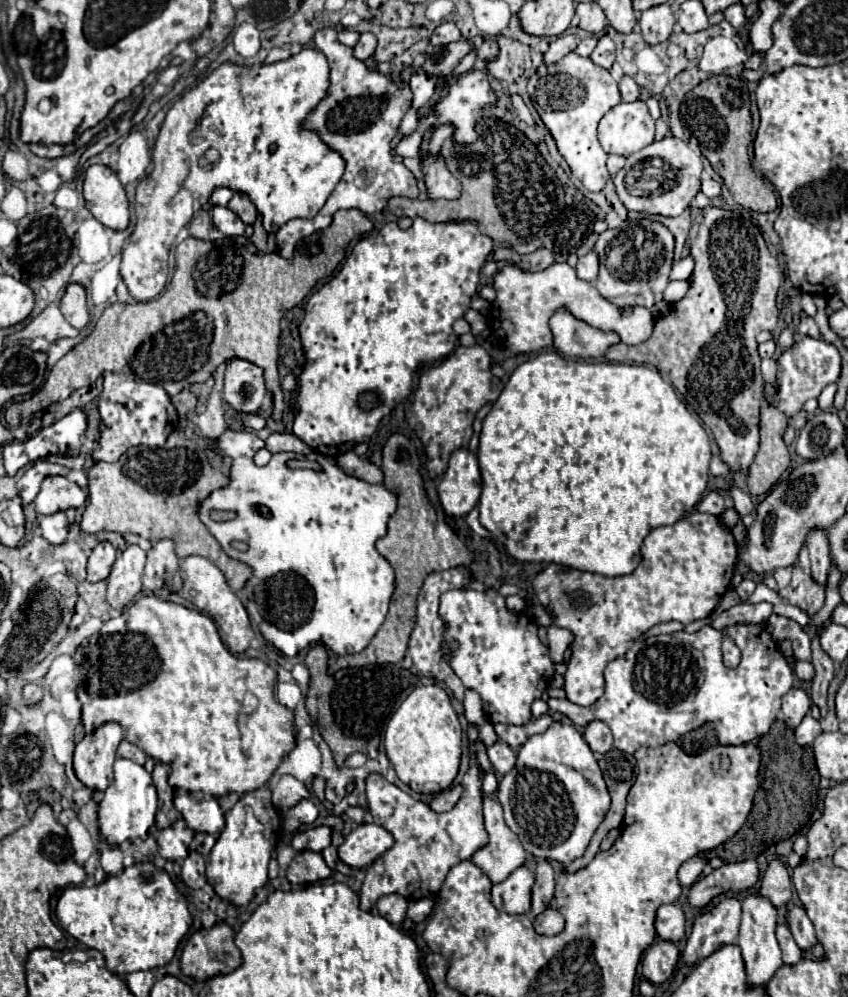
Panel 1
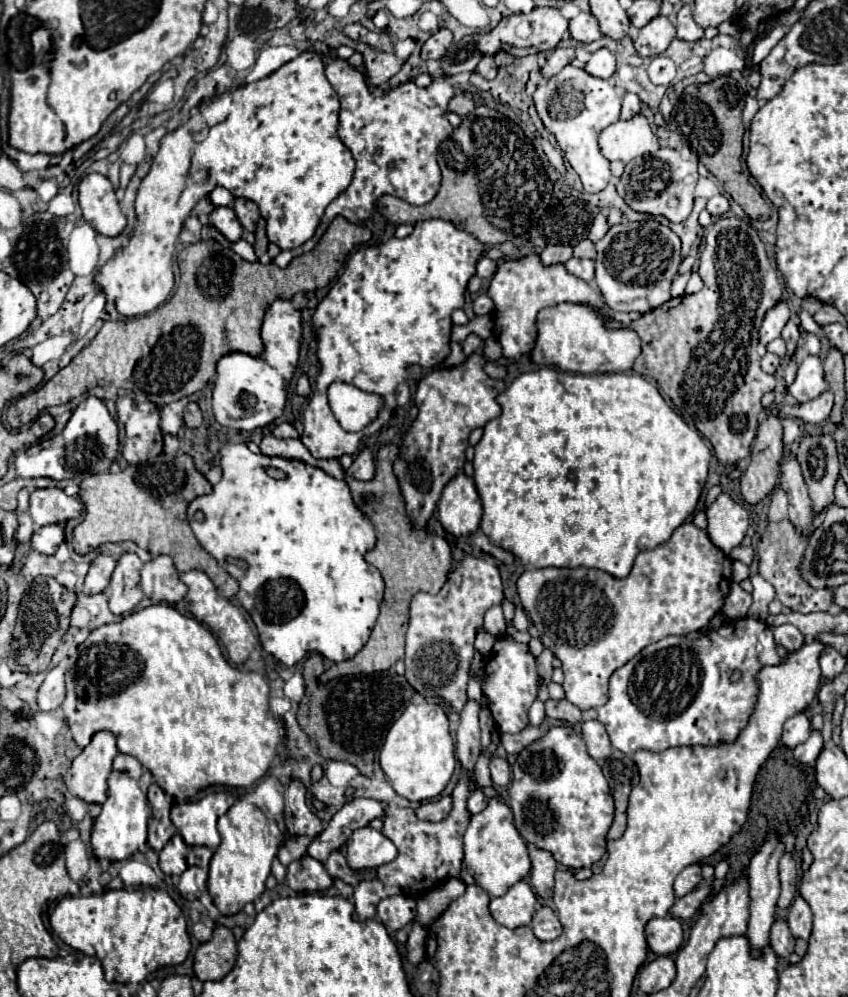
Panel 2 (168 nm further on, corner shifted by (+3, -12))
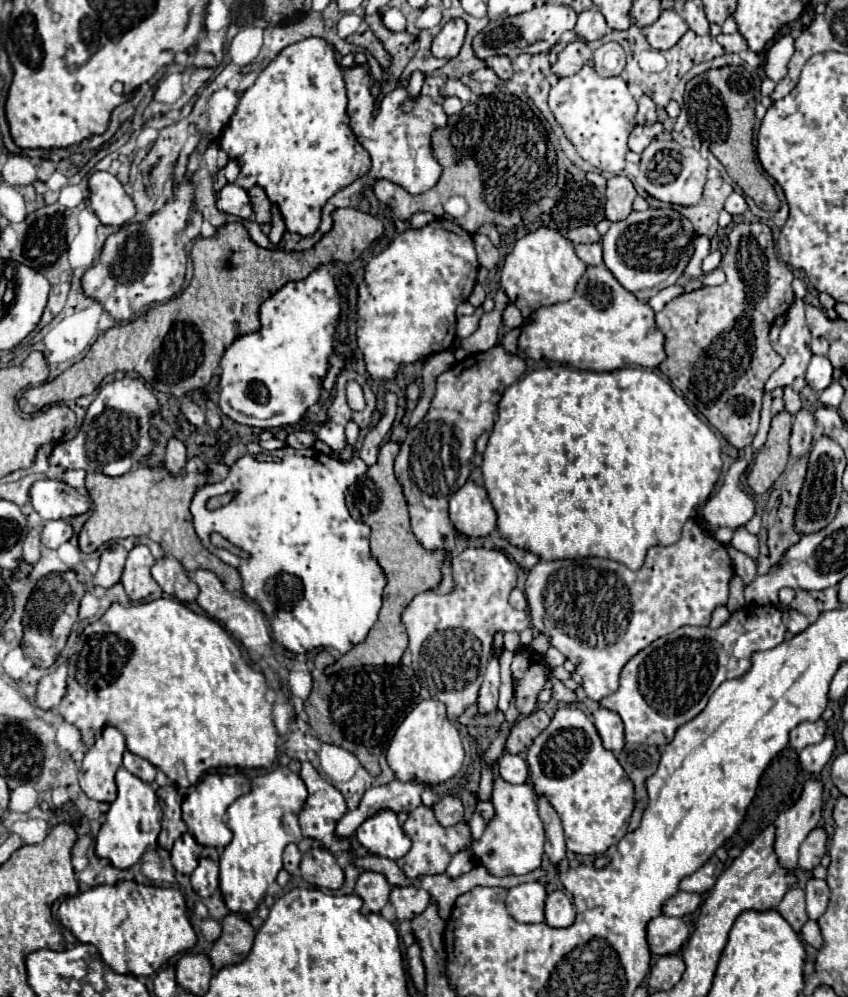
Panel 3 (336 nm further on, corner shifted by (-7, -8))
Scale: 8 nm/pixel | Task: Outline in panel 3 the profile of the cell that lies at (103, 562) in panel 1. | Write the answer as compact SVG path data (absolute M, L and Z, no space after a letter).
M122 545L108 547L100 557L100 567L98 567L98 573L94 575L94 585L104 587L104 589L116 585L120 581L122 569L124 569L126 555L128 555L128 551Z

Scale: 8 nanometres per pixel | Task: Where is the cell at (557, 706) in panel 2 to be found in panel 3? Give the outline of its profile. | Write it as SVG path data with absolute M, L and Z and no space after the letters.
M550 677L550 681L552 681L552 697L554 697L556 701L562 701L562 703L574 703L574 701L576 701L574 691L570 691L560 679Z

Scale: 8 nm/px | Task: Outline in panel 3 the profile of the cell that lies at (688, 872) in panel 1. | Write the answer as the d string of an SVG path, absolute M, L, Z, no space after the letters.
M718 857L708 859L698 871L694 871L692 875L688 875L680 881L680 889L690 891L690 893L708 893L716 883L718 863L720 863Z

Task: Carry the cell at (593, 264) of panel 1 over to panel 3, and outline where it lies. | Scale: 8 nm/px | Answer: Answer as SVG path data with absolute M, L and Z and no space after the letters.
M600 243L574 245L574 251L586 265L600 265L602 263L602 245Z

